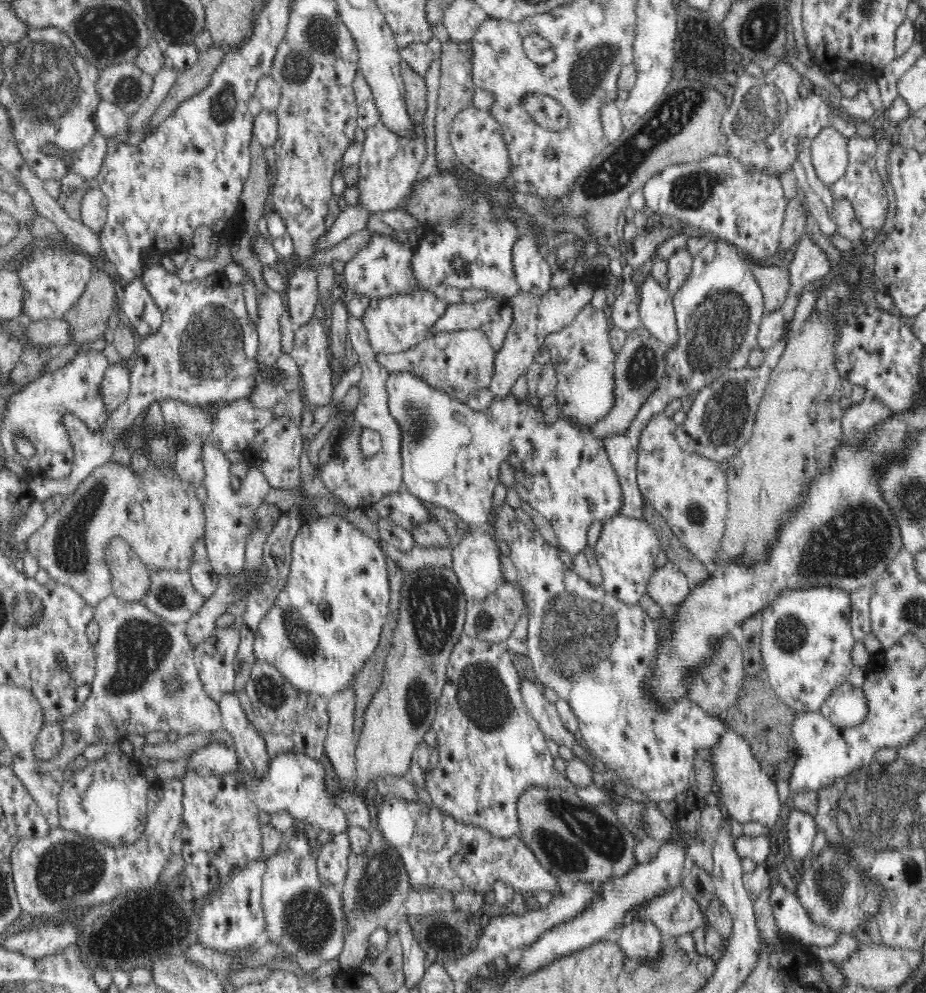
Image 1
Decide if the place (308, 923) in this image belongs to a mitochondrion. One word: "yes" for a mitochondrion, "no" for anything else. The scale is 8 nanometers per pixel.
yes

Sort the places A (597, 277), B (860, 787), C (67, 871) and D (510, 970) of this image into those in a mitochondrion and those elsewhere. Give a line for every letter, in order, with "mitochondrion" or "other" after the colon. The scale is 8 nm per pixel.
A: other
B: mitochondrion
C: mitochondrion
D: other

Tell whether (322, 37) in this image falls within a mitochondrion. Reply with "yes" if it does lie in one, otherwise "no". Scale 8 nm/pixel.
yes

